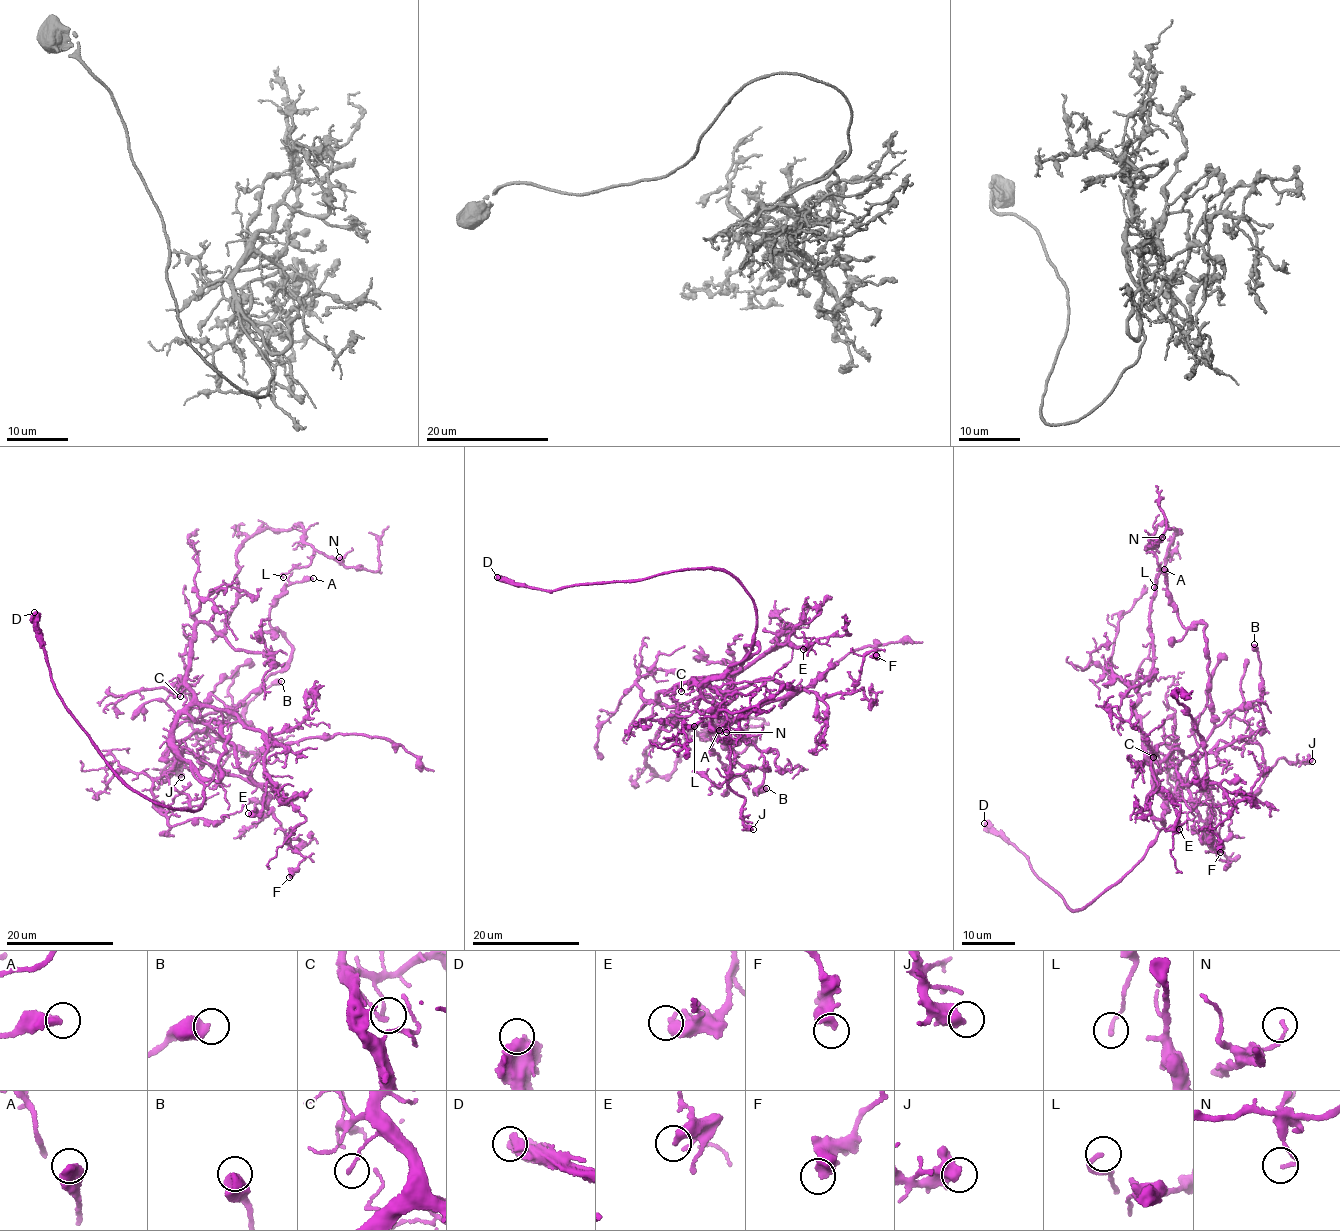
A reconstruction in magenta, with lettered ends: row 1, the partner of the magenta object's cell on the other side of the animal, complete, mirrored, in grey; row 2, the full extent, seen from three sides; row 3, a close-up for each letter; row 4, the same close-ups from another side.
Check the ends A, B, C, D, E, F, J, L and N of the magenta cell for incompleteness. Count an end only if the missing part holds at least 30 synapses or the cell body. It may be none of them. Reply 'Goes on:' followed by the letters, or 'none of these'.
Goes on: D

